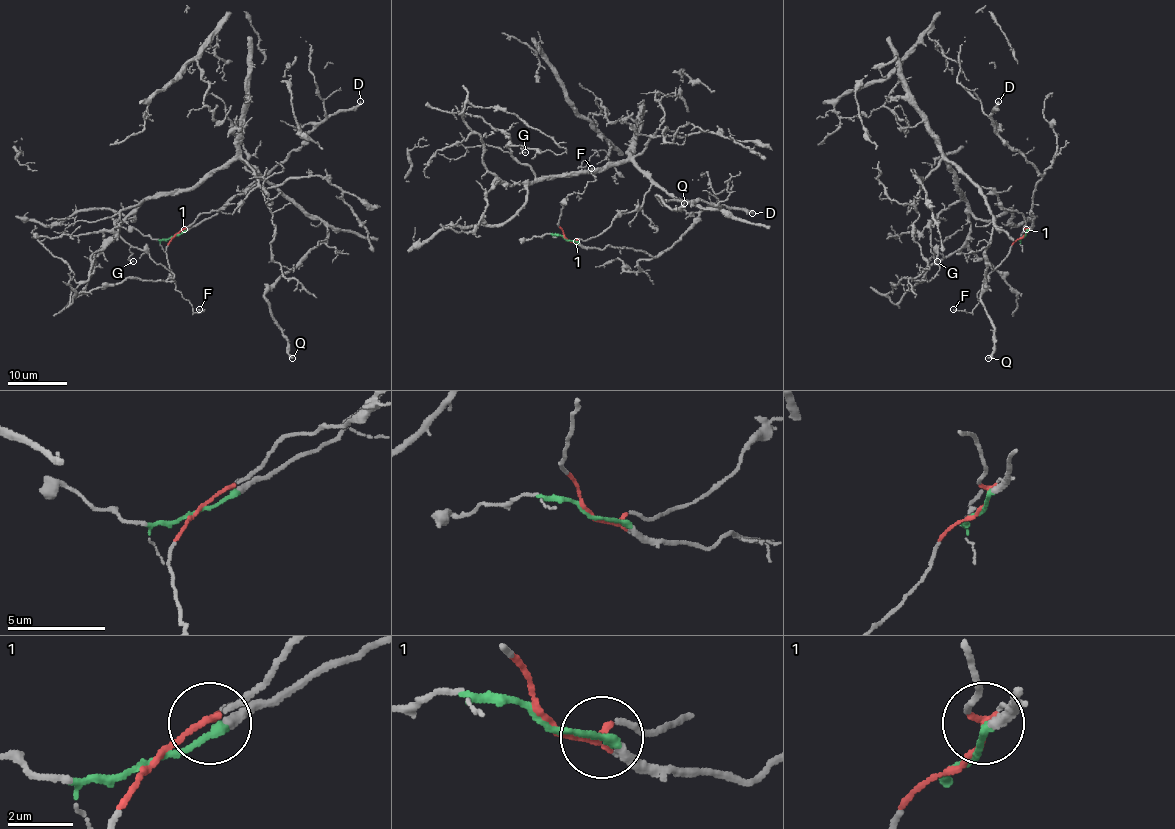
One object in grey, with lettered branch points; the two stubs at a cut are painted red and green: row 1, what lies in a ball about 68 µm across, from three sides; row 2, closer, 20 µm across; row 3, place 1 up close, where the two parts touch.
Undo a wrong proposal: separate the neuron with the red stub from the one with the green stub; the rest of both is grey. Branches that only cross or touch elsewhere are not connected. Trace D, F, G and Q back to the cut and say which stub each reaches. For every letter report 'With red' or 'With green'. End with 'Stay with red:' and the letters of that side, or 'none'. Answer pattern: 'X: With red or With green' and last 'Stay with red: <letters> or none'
D: With green
F: With red
G: With red
Q: With red
Stay with red: F, G, Q

